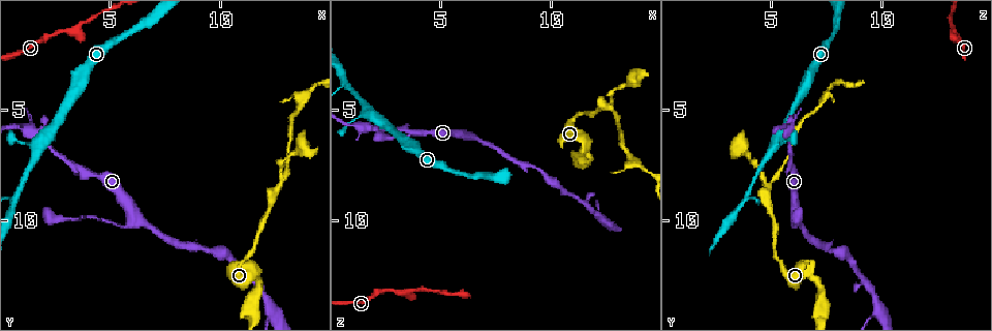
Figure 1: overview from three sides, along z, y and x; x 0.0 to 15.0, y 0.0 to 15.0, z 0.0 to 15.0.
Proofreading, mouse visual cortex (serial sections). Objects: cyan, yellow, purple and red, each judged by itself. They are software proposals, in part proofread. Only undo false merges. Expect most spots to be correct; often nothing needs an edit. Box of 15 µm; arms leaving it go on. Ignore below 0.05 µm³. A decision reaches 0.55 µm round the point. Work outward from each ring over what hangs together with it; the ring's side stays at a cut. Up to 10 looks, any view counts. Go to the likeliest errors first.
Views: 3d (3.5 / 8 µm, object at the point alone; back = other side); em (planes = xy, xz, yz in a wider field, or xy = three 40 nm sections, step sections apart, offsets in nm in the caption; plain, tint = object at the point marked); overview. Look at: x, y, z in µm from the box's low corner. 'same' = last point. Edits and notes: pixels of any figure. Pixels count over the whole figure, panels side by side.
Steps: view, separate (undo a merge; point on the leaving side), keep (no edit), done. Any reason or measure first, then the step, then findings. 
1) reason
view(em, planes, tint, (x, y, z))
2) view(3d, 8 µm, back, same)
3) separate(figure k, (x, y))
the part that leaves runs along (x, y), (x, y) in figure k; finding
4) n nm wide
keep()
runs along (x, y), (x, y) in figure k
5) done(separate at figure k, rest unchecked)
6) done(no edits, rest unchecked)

a narrow waist
view(3d, 3.5 µm, (12.6, 8.5, 4.8))

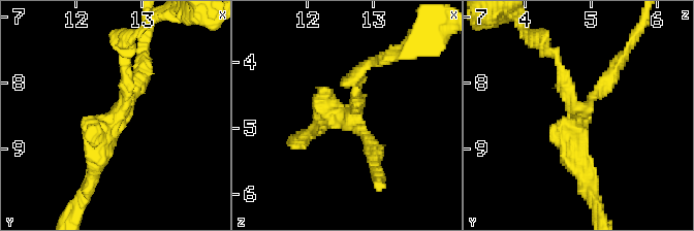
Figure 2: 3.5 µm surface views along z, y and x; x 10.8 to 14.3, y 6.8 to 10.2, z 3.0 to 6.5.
3 arms; arms of 150, 200, 300 nm; need the tissue
view(em, xy, step 5, tint, (12.70, 8.45, 4.85))

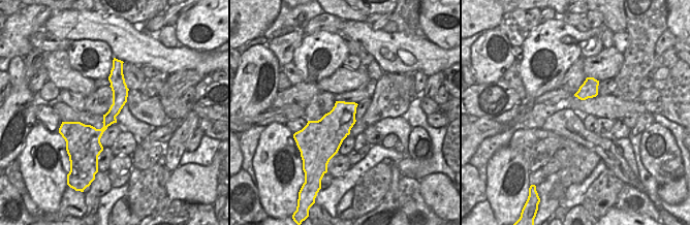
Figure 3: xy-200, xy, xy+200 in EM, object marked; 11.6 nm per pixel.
keep()
runs along (119, 72), (119, 101), (96, 135), (96, 151) in figure 3; continuous, no second cell

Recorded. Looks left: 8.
branch point
view(3d, 3.5 µm, back, (13.7, 4.6, 7.2))

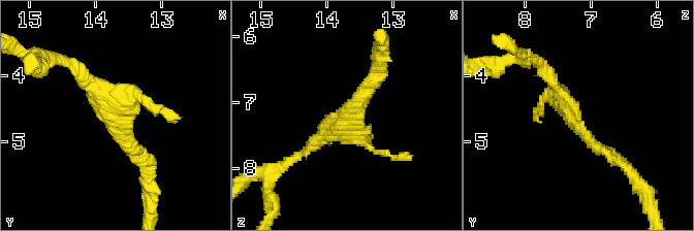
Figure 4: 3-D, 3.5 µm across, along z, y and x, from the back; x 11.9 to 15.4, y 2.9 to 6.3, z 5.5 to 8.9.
now the EM
view(em, xy, step 5, tint, (13.75, 4.65, 7.25))

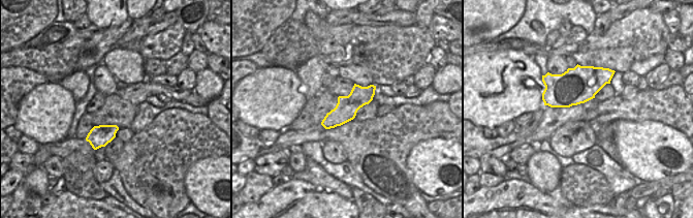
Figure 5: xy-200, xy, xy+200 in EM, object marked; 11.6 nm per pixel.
keep()
runs along (372, 88), (339, 116), (324, 123) in figure 5; all the same cell

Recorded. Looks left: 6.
a fork
view(3d, 3.5 µm, (3.3, 1.4, 13.3))

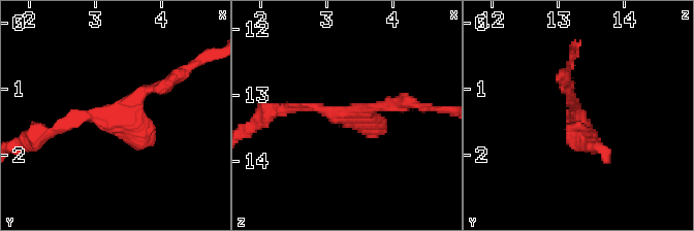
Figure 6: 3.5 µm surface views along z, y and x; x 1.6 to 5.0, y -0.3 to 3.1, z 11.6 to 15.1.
now the EM
view(em, xy, step 5, tint, (3.35, 1.45, 13.30))

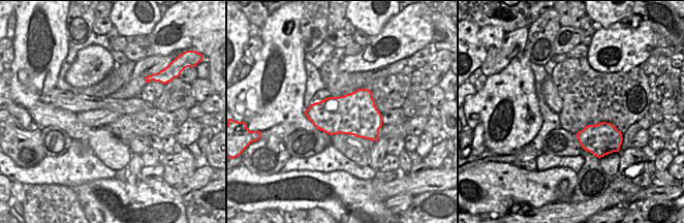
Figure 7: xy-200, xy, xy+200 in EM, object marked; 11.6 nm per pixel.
keep()
continuous, no second cell

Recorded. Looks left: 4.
view(3d, 3.5 µm, (6.1, 9.9, 6.1))

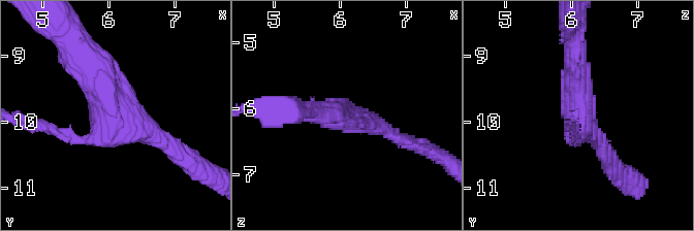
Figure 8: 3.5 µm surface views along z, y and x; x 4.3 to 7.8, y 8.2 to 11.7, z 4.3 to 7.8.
arms of 100, 250, 350 nm
keep()
runs along (88, 56), (94, 94), (170, 147) in figure 8; one cell here

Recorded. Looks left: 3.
done(no edits, rest unchecked)

